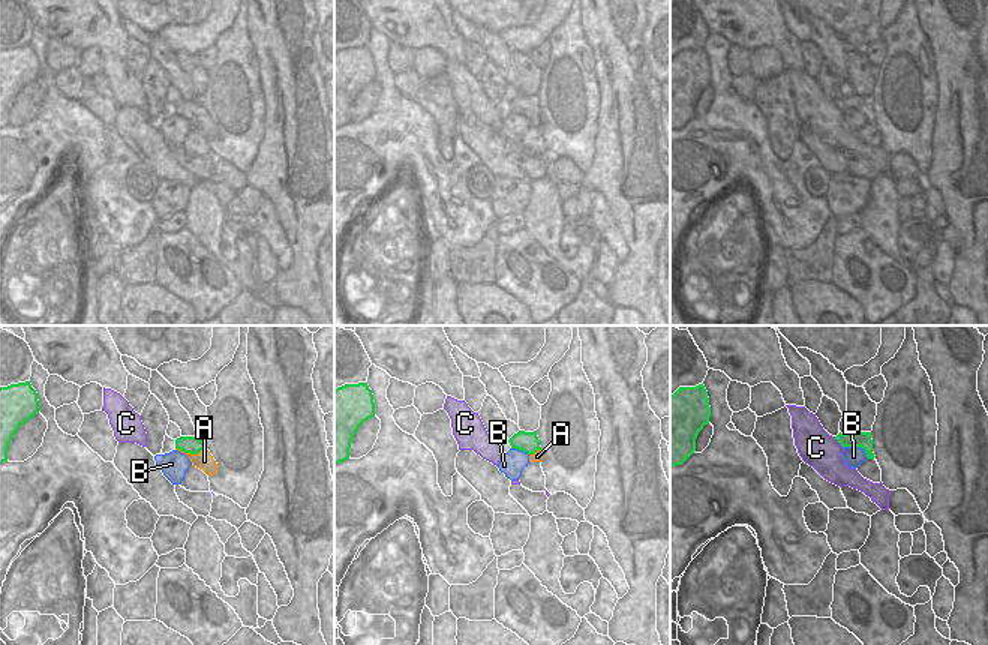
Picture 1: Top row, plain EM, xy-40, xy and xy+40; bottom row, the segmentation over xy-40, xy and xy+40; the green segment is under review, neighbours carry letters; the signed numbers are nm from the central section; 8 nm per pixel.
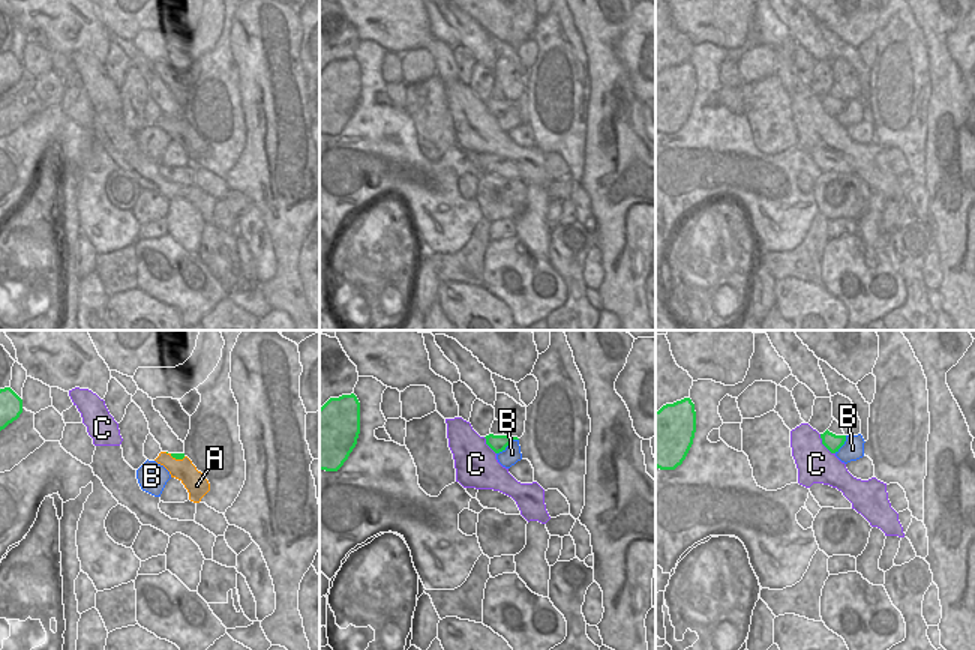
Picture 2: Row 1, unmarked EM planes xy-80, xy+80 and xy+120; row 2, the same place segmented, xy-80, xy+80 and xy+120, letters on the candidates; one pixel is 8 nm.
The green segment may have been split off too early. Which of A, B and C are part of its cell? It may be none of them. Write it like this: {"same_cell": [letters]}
{"same_cell": []}

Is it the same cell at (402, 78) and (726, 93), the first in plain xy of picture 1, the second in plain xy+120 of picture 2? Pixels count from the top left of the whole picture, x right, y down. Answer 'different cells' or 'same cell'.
same cell

